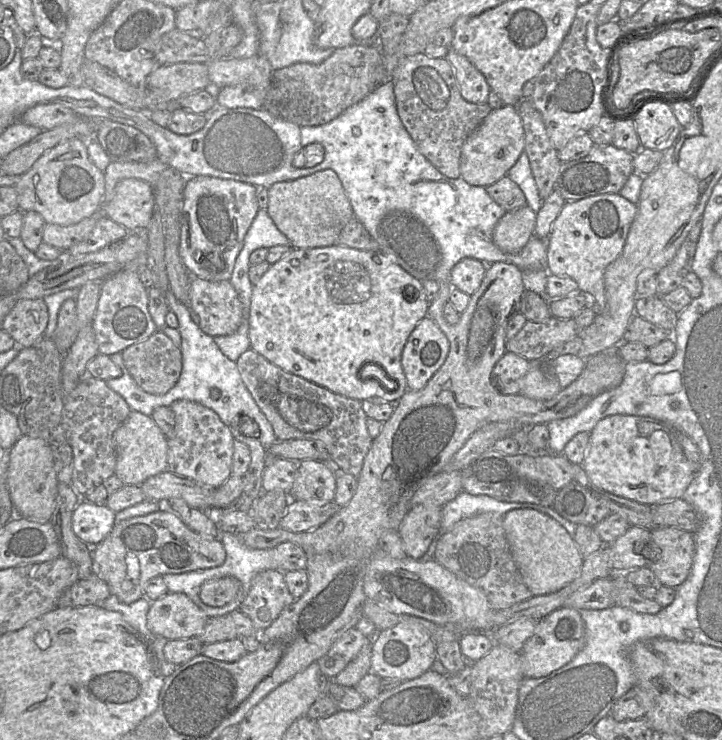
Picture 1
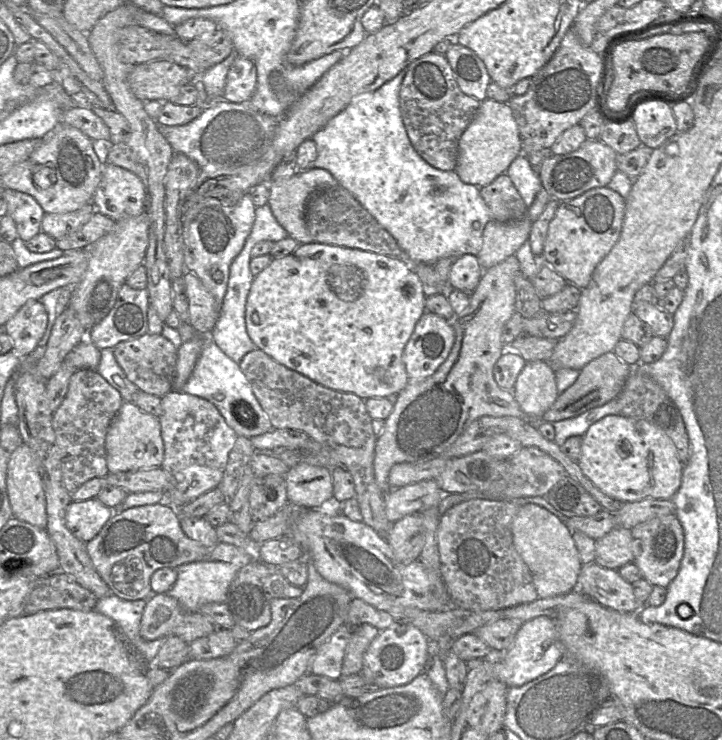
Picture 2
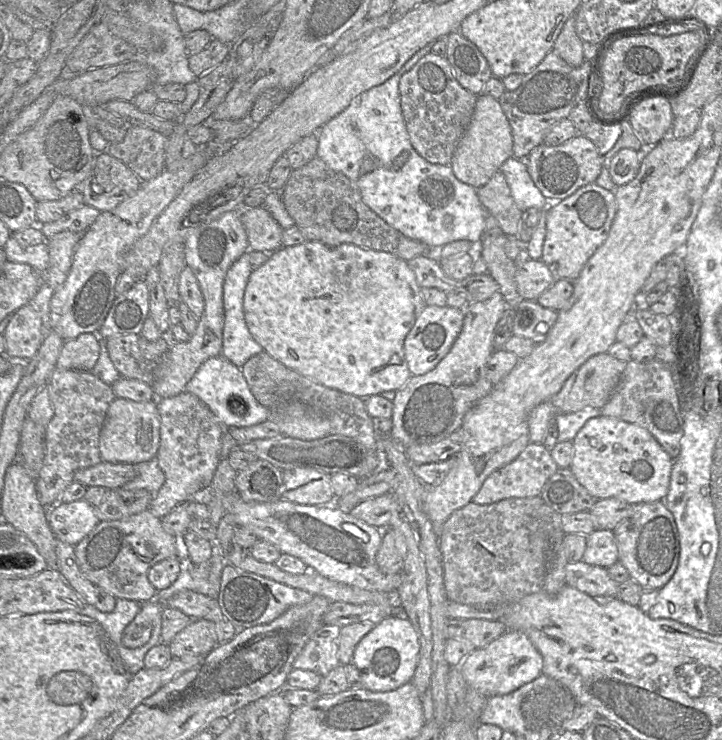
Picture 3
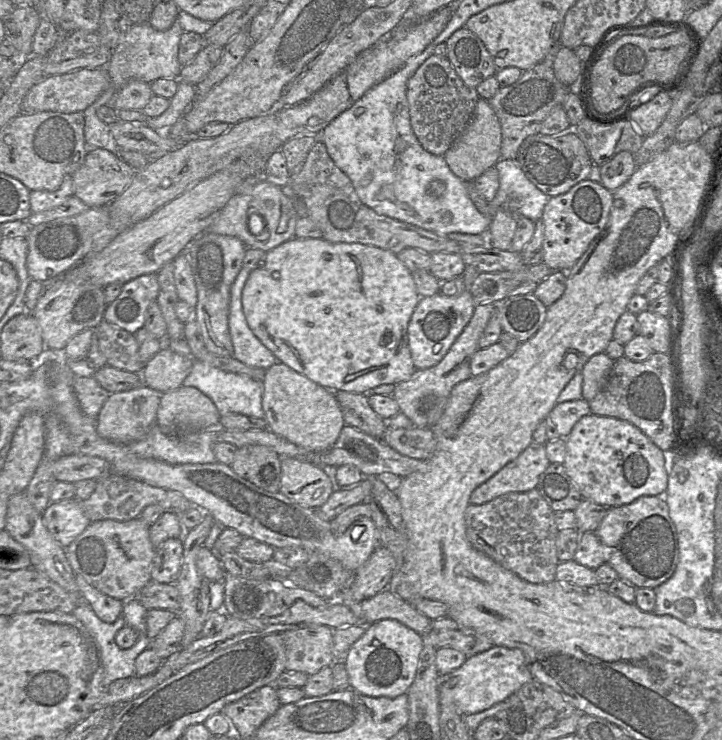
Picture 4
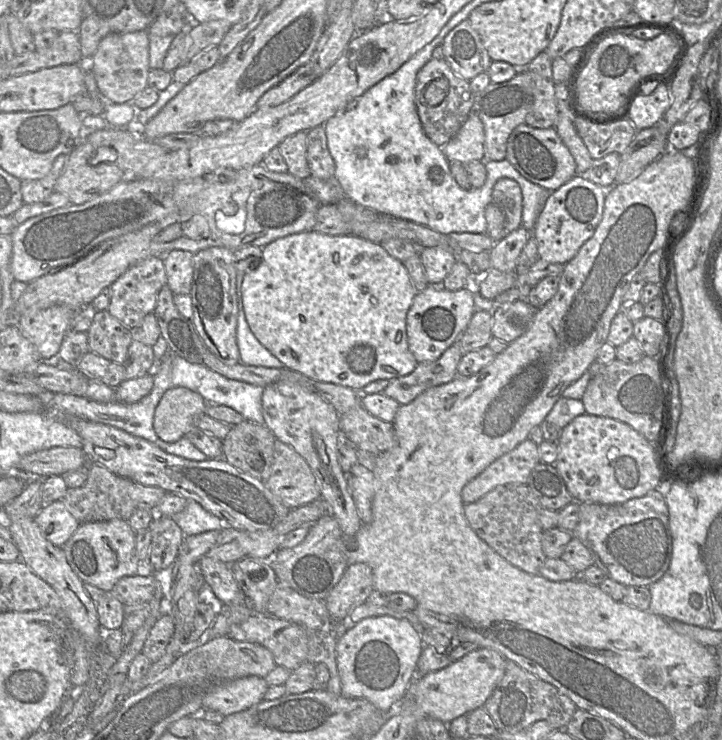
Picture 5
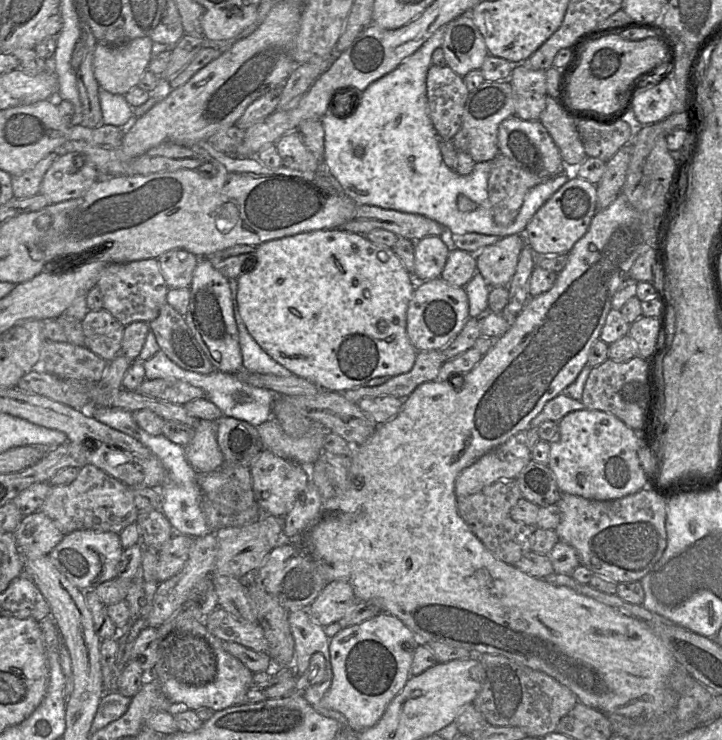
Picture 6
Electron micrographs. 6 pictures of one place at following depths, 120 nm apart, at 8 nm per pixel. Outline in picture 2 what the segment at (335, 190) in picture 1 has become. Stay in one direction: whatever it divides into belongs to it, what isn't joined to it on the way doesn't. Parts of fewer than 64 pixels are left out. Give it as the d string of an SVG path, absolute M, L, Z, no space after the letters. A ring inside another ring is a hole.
M310 168L302 170L289 178L270 181L268 205L278 221L278 223L287 231L288 236L292 237L300 244L314 242L305 220L305 209L308 199L314 193L331 189L339 185L334 176L322 168Z

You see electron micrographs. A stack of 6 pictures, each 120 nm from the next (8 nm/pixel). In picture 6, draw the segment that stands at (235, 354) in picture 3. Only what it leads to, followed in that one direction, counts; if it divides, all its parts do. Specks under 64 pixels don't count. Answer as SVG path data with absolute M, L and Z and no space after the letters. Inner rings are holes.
M238 279L229 280L234 316L239 330L239 343L243 357L243 370L259 374L288 377L292 373L270 357L250 335L238 308Z

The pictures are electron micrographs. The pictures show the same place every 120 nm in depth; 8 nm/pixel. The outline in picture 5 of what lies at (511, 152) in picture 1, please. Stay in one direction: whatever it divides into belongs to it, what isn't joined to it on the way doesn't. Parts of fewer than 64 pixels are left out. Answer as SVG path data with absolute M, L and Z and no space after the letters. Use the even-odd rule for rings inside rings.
M470 113L456 135L442 147L447 160L467 164L471 161L485 161L484 127L475 113Z

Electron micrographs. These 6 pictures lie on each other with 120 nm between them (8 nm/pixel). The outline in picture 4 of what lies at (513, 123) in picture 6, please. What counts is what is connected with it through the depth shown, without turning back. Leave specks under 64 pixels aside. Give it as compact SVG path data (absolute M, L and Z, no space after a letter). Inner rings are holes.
M573 128L557 135L537 133L528 136L521 143L516 159L526 177L549 197L564 194L579 182L588 179L592 168L587 147Z

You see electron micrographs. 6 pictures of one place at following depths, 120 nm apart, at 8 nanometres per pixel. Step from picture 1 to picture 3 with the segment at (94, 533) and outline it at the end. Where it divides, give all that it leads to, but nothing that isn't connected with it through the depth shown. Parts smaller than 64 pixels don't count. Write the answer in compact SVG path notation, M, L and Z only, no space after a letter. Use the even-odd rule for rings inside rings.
M85 499L59 501L48 509L48 524L57 539L75 546L100 522L95 507Z

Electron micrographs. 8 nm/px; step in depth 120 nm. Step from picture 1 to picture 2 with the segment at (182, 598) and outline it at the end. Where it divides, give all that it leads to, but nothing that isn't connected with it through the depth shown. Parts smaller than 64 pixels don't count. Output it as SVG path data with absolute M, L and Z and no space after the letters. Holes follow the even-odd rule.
M152 593L143 610L139 633L145 640L172 635L184 614L185 610L174 597Z

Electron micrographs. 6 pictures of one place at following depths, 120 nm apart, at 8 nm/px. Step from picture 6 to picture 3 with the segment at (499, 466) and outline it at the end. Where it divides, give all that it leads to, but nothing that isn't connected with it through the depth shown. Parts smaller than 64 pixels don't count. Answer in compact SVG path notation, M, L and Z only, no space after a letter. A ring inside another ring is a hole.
M533 443L509 464L492 472L472 498L476 504L486 505L508 498L529 498L540 496L546 481L557 471L558 466L550 453L550 448L543 443Z

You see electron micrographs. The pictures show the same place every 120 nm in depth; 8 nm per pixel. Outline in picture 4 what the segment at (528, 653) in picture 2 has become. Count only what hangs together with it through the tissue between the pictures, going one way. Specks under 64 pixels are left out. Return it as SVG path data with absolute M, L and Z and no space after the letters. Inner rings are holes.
M494 645L486 651L467 658L456 670L439 675L439 703L453 704L460 715L475 714L507 700L533 679L526 657L520 649Z

